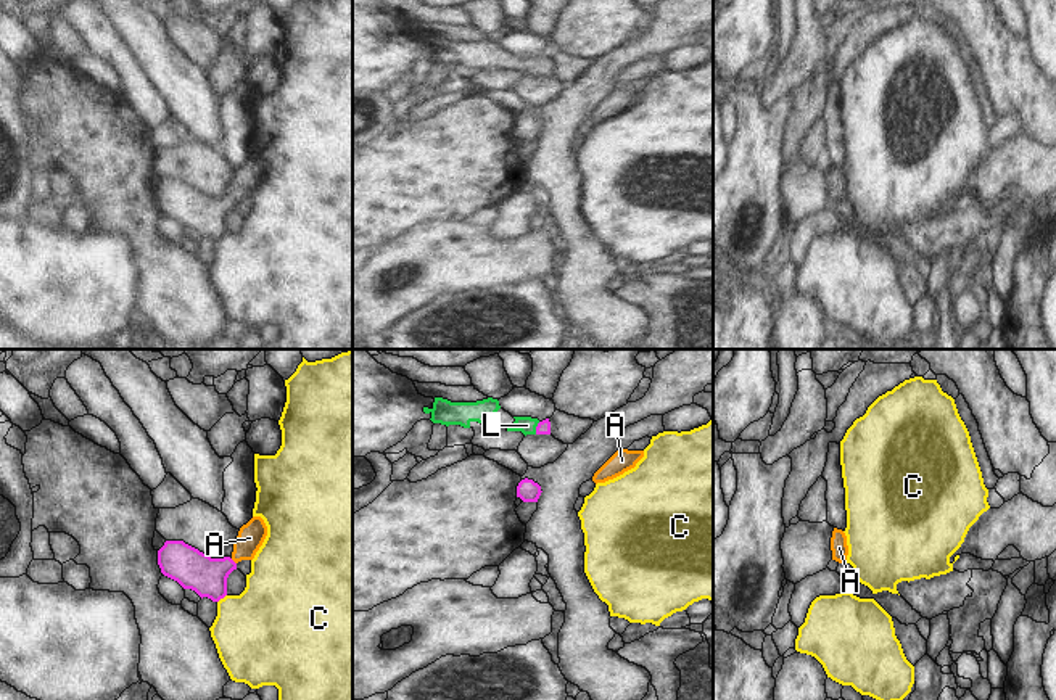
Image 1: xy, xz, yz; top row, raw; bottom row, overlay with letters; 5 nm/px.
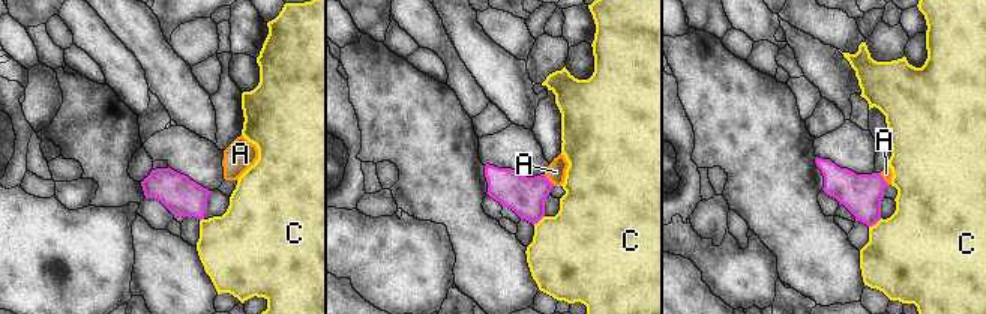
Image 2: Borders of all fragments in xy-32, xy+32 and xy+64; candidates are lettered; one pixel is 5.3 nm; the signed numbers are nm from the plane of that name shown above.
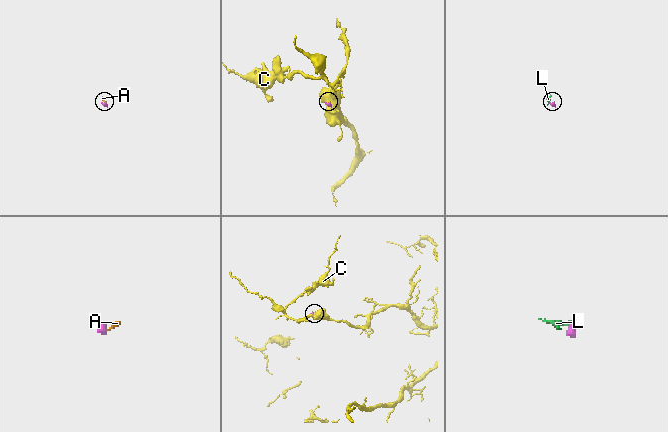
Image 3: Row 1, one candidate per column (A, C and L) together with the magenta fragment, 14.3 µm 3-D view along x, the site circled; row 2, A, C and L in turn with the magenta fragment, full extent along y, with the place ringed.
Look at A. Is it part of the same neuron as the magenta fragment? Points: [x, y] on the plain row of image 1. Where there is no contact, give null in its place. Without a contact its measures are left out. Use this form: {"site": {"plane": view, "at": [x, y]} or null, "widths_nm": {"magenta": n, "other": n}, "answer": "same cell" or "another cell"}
{"site": {"plane": "xy", "at": [234, 201]}, "widths_nm": {"magenta": 190, "other": 130}, "answer": "same cell"}

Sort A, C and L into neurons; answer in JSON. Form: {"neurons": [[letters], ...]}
{"neurons": [["A", "L"], ["C"]]}

